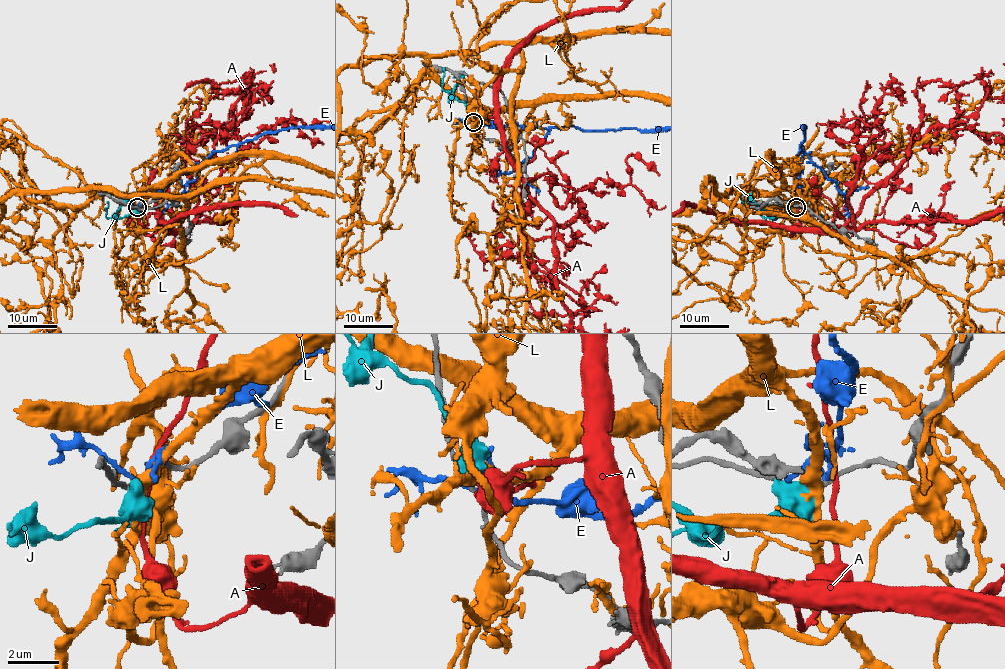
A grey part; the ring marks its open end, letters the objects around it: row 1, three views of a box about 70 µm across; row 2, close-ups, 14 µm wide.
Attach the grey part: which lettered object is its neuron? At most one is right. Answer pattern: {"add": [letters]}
{"add": []}

